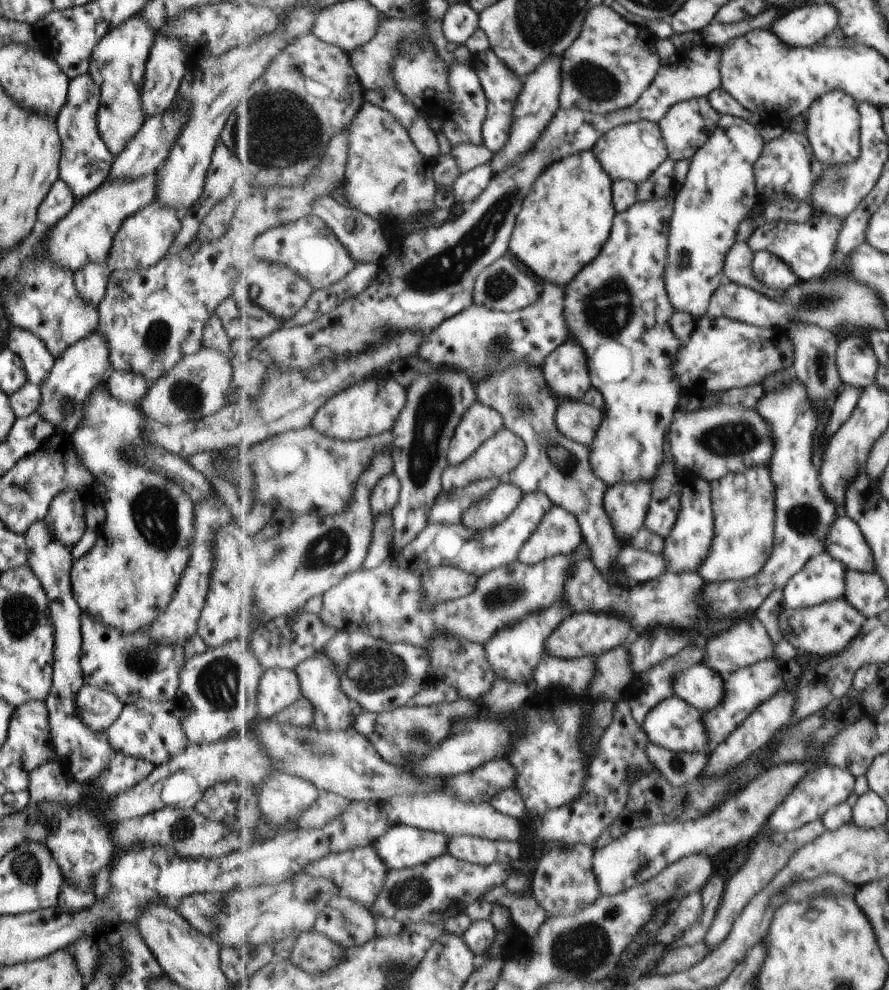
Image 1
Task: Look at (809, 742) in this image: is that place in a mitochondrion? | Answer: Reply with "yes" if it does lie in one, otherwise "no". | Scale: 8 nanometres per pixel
yes

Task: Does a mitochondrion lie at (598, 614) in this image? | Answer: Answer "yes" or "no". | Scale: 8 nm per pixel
no

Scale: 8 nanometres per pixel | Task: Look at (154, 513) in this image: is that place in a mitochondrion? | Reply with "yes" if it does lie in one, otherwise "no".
yes

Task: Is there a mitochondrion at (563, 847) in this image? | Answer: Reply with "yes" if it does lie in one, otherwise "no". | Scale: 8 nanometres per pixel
no

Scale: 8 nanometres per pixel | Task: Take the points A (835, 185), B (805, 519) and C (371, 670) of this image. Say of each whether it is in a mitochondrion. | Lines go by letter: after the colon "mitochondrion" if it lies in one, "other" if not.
A: mitochondrion
B: mitochondrion
C: mitochondrion

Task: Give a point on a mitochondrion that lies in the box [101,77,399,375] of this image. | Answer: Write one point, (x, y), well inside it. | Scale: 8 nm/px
(282, 131)

